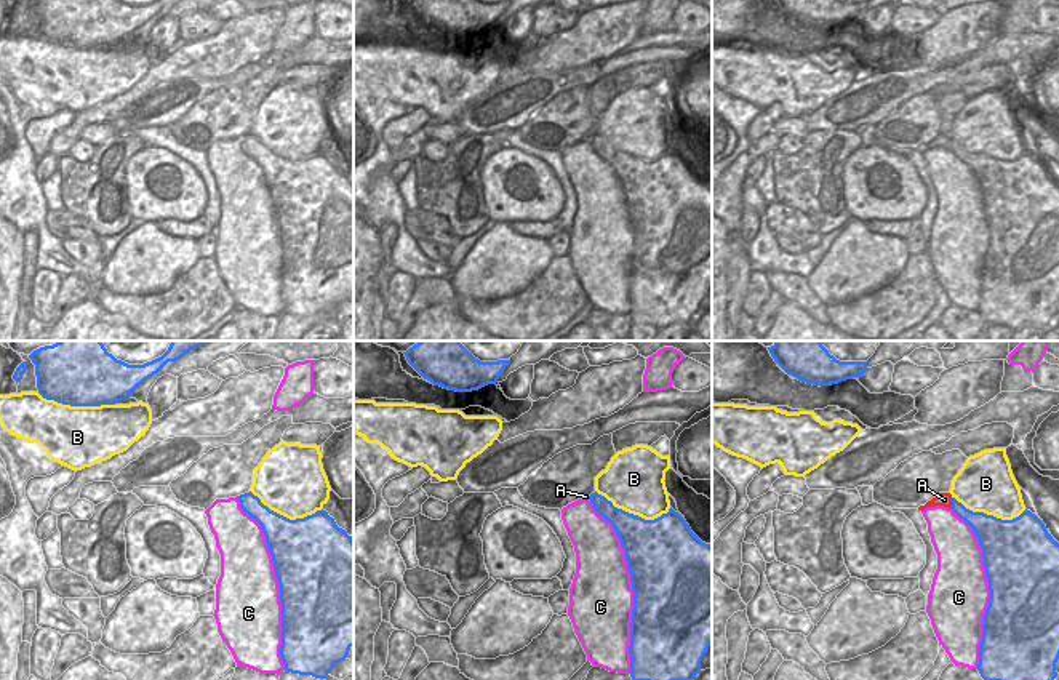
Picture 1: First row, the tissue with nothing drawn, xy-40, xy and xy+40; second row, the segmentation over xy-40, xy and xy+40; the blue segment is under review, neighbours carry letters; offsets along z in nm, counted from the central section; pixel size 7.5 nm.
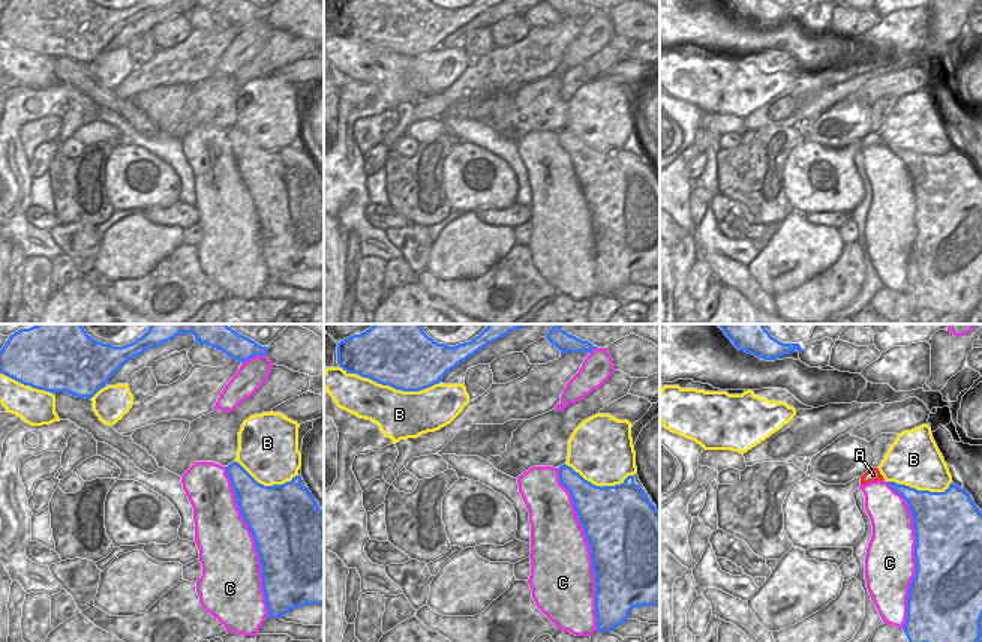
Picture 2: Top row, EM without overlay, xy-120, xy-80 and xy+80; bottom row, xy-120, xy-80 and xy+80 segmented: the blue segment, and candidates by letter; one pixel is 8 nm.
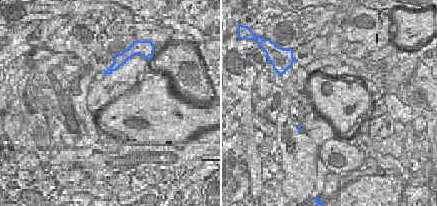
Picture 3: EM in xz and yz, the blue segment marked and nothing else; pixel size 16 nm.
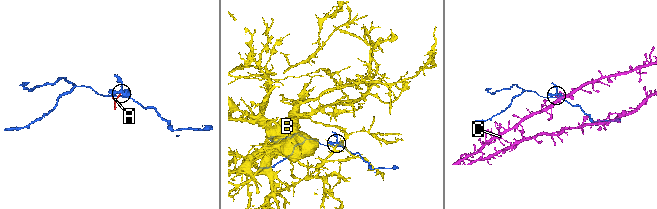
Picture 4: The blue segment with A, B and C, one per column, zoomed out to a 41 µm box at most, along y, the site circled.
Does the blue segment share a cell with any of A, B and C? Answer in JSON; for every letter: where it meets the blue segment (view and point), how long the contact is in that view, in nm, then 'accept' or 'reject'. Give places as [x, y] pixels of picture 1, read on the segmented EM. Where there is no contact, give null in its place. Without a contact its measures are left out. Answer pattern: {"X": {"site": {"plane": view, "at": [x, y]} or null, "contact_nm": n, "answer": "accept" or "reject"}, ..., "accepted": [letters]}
{"A": {"site": {"plane": "xy+40", "at": [952, 503]}, "contact_nm": 80, "answer": "reject"}, "B": {"site": {"plane": "xy", "at": [632, 514]}, "contact_nm": 600, "answer": "reject"}, "C": {"site": {"plane": "xy", "at": [632, 586]}, "contact_nm": 1350, "answer": "reject"}, "accepted": []}

